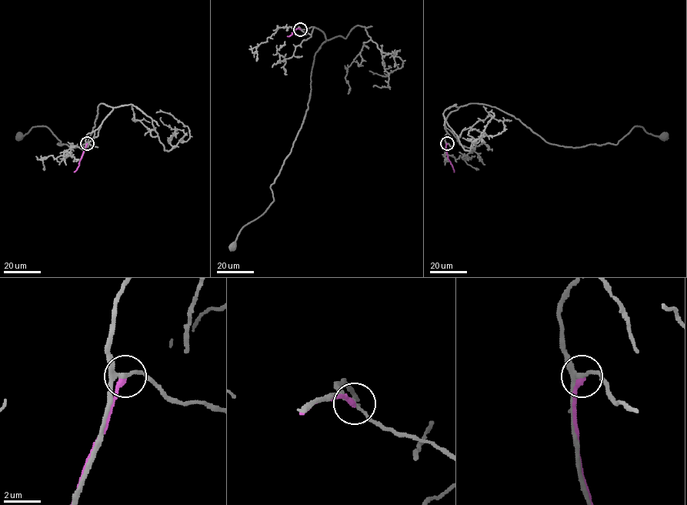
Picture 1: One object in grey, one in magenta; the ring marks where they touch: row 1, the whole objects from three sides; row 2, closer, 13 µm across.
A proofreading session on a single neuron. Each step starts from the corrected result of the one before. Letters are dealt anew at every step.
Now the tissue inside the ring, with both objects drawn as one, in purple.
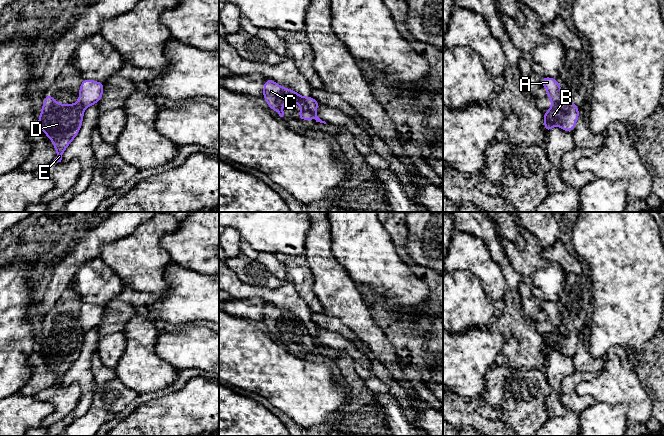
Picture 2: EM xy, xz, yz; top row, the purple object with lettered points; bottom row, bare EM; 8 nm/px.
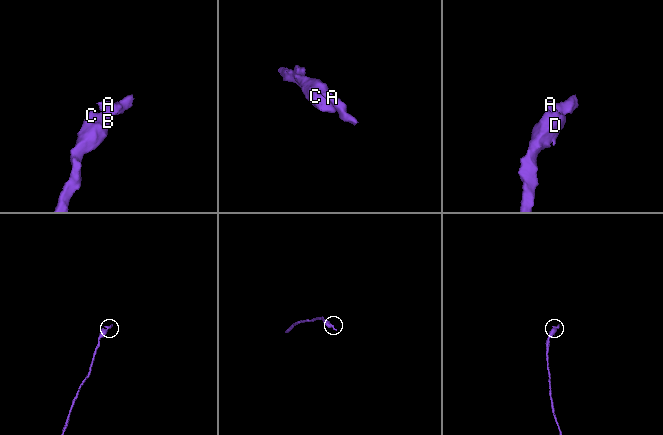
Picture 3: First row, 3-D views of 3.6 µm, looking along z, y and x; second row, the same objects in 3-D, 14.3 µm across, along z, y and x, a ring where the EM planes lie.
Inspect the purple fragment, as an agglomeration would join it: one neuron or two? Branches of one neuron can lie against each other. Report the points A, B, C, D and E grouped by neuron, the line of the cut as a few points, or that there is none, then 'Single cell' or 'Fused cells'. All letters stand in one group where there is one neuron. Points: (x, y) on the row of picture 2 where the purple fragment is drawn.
Groups: A / B C D E. Split along xz (304, 97), (304, 102), (313, 117). Fused cells

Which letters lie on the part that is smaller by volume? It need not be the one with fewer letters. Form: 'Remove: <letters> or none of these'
Remove: A

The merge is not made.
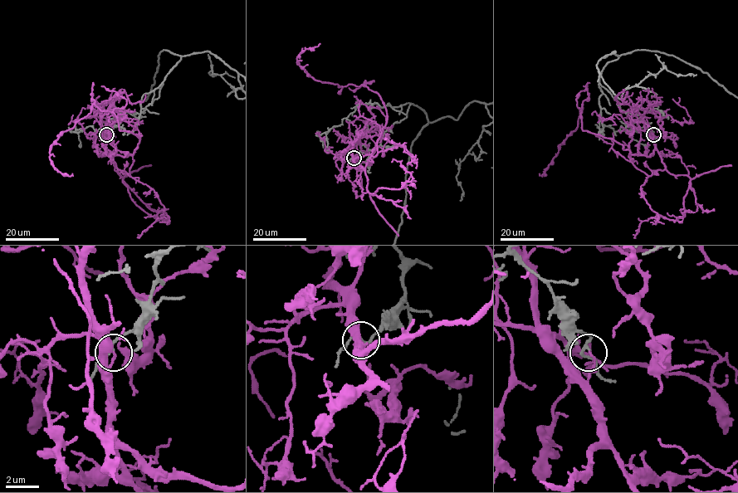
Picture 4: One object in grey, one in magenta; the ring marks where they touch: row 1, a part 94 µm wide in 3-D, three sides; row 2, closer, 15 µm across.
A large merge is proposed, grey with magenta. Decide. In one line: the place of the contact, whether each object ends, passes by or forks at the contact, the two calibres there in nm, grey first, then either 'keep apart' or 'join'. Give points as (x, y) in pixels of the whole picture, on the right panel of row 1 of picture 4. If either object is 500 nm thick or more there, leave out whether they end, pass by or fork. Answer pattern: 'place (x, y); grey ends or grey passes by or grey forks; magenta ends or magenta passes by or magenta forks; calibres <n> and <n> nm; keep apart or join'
place (653, 134); grey passes by; magenta ends; calibres 160 and 130 nm; keep apart

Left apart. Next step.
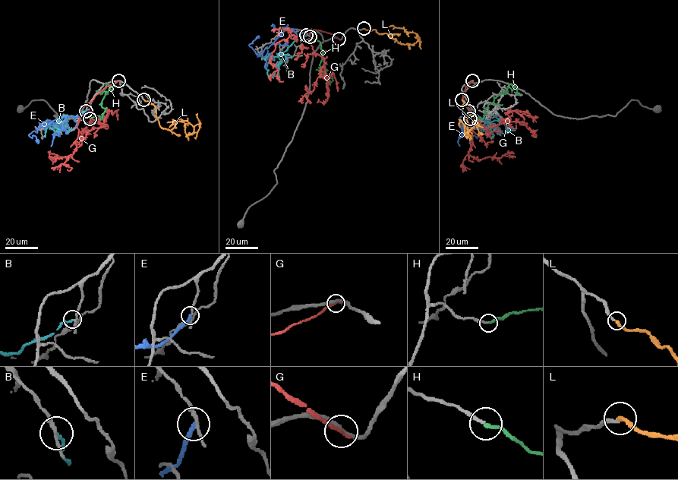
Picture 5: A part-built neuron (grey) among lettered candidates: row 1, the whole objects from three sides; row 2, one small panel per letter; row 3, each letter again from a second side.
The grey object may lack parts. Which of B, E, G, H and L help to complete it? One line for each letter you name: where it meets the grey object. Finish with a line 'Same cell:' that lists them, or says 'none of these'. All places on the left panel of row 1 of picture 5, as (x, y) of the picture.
H: meets grey at (89, 118)
L: meets grey at (143, 99)
Same cell: H, L

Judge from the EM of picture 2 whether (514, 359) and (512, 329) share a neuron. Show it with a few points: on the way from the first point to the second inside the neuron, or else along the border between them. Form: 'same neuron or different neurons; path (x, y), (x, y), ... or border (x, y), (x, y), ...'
same neuron; path (514, 352), (514, 336)

